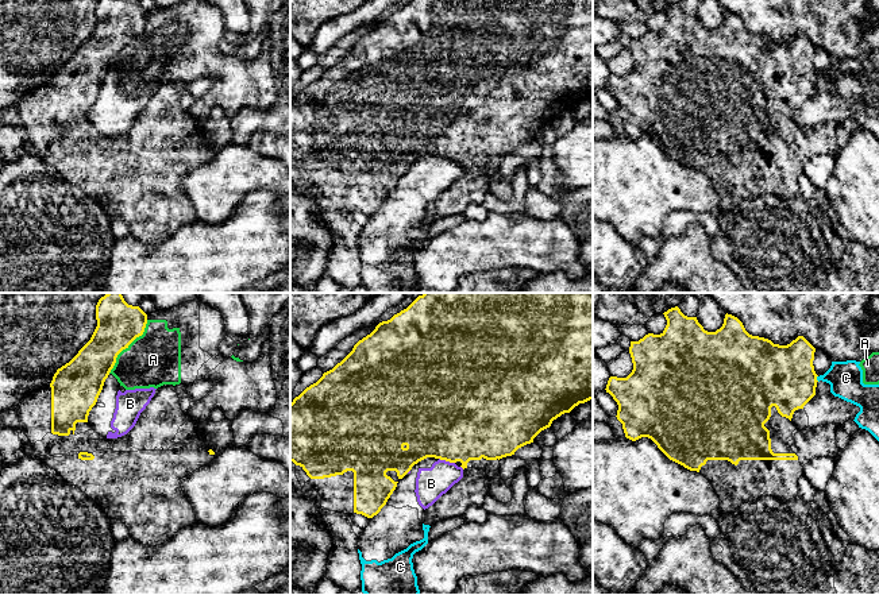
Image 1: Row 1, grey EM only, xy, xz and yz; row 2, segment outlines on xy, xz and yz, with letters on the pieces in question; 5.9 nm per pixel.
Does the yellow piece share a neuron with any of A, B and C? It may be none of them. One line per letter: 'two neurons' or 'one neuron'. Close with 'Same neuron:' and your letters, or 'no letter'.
A: two neurons
B: two neurons
C: two neurons
Same neuron: no letter

